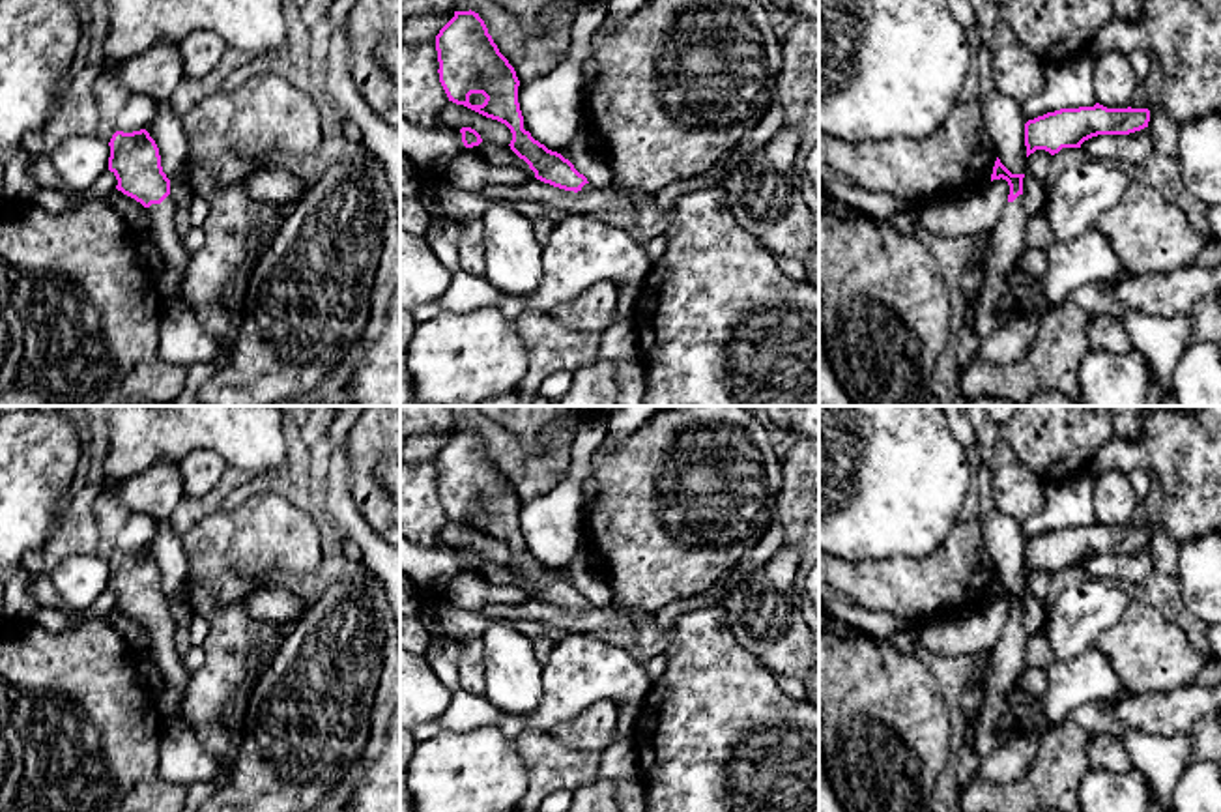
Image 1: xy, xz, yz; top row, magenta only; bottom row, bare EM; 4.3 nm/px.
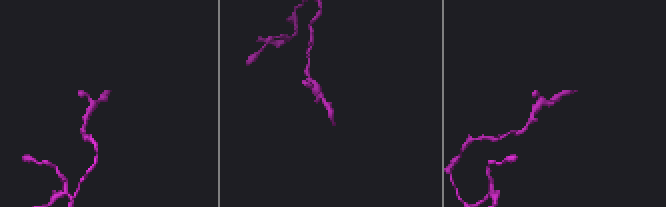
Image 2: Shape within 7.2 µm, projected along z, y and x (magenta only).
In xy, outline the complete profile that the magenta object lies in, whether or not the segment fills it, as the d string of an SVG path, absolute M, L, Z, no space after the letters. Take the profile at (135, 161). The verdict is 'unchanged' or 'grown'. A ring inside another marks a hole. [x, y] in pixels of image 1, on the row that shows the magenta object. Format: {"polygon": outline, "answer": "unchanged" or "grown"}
{"polygon": "M146 129L116 131L108 146L108 170L118 180L116 189L148 210L148 234L155 238L165 269L185 273L191 254L174 228L176 204L170 196L170 180L163 172L155 140Z", "answer": "grown"}

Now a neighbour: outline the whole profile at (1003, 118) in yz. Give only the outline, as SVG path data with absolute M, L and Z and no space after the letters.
M980 43L978 52L978 99L982 105L982 118L985 129L995 144L997 157L1012 174L1027 172L1027 146L1025 146L1025 116L1019 101L997 92L991 73L993 51Z

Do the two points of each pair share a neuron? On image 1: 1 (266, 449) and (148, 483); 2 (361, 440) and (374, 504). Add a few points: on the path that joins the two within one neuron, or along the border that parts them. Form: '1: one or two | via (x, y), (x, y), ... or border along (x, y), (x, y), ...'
1: two | border along (176, 463), (156, 463), (133, 476)
2: one | via (361, 455), (361, 479), (367, 489)

